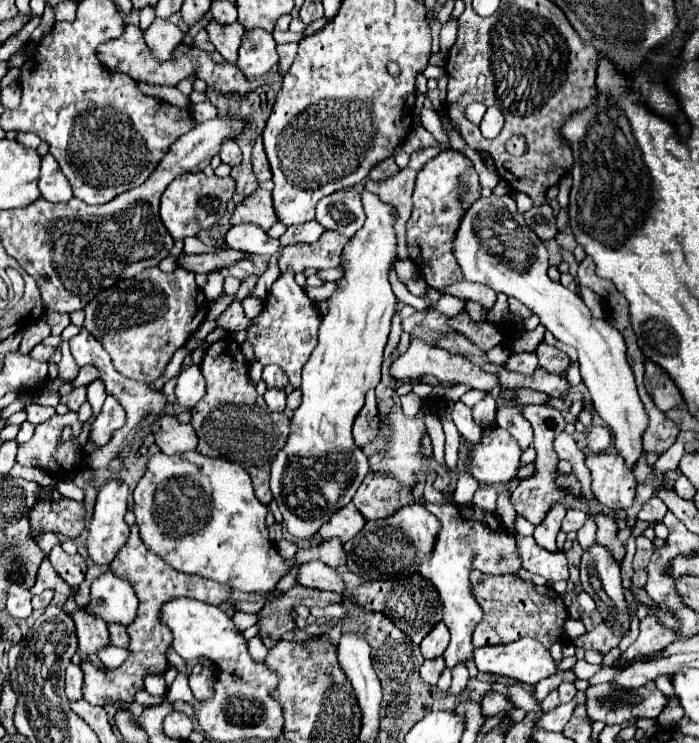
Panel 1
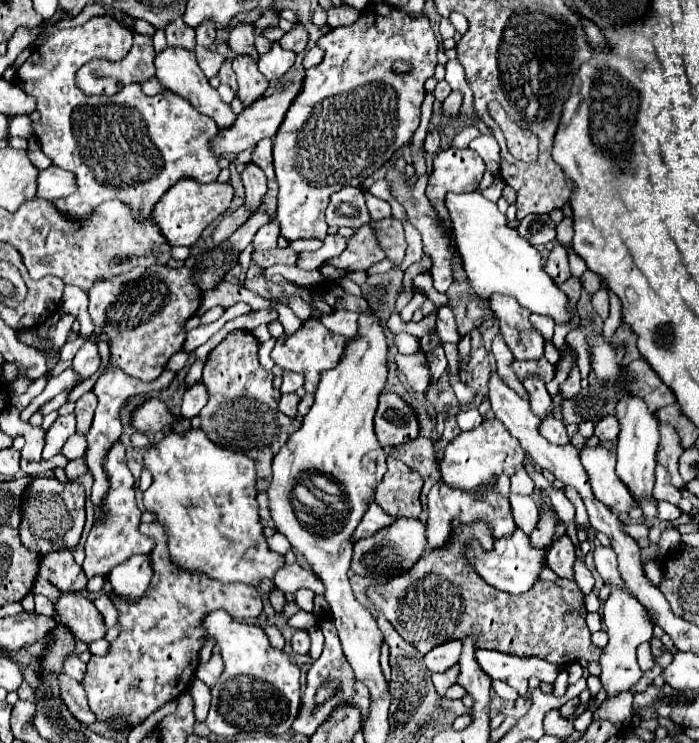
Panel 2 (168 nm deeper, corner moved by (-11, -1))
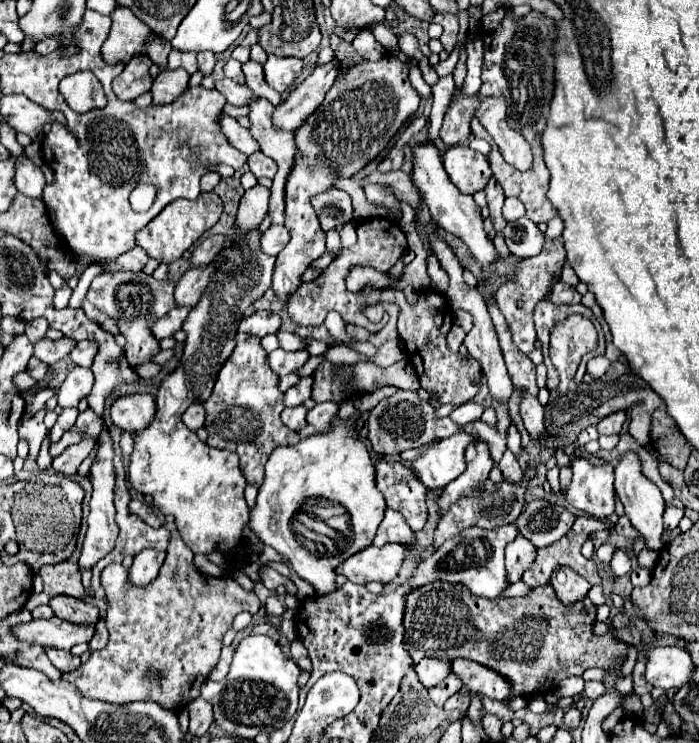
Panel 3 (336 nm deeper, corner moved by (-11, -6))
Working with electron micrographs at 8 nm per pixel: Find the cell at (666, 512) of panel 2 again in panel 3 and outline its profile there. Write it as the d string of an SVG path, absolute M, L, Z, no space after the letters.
M666 507L666 511L664 511L664 529L676 529L678 527L678 523L680 523L680 519L682 519L682 509L676 509L676 507Z

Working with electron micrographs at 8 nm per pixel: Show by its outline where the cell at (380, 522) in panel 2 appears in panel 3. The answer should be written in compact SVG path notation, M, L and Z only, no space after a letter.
M386 509L386 517L382 521L382 525L378 527L374 545L386 545L386 543L400 543L406 547L412 547L416 543L416 533L408 527L406 519L392 509Z

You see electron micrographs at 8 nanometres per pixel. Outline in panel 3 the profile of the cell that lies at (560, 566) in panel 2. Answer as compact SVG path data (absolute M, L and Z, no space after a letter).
M568 567L558 569L552 575L552 581L550 583L552 583L554 591L556 591L556 597L562 603L576 603L576 601L584 599L588 595L590 587L592 587L586 579L582 579L578 573L574 573Z

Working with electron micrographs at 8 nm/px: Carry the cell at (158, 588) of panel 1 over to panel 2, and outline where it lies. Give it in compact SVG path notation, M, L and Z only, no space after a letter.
M140 524L140 532L156 542L156 550L148 554L150 566L154 570L150 588L146 590L144 598L140 600L122 600L112 592L110 598L116 609L120 612L120 636L110 644L110 654L108 656L92 656L88 662L88 672L82 682L86 694L88 694L88 704L94 710L94 714L100 720L116 718L116 714L124 714L132 726L140 724L146 716L150 716L158 706L162 706L170 698L178 698L182 692L188 690L196 666L198 666L198 650L202 648L202 618L212 612L212 610L226 610L232 618L256 618L263 609L263 602L258 596L256 588L246 584L222 584L218 580L212 580L202 574L190 574L178 566L172 564L168 548L166 548L166 536L160 524Z

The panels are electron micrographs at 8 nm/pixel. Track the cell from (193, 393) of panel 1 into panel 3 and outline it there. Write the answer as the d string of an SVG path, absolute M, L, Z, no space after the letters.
M194 403L192 407L186 409L186 413L182 415L182 421L186 423L188 429L198 431L200 427L204 427L204 407L200 403Z

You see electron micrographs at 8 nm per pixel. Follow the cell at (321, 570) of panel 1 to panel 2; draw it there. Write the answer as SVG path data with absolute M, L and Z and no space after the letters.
M300 564L282 566L276 572L274 582L282 592L290 592L290 594L294 594L300 588L308 588L314 594L324 594L324 584L320 582L320 578L316 578L316 574L312 574L310 568L302 568Z

